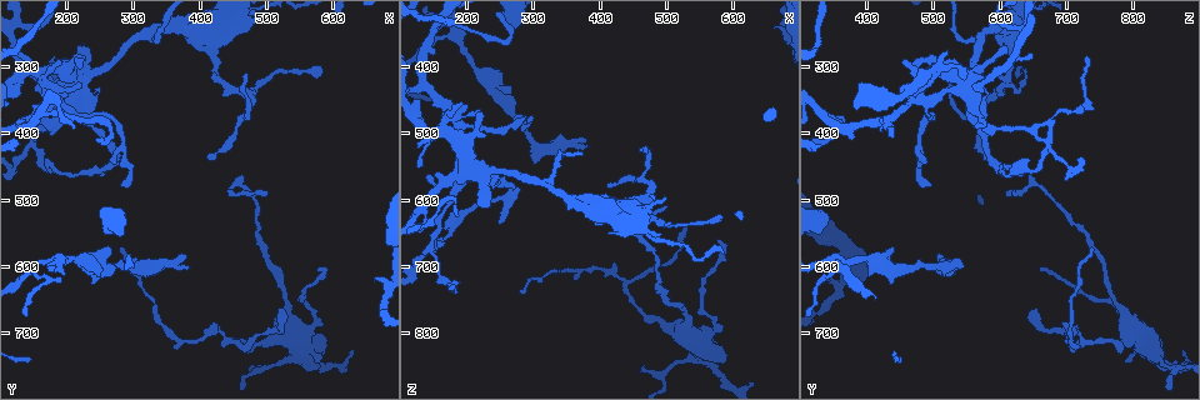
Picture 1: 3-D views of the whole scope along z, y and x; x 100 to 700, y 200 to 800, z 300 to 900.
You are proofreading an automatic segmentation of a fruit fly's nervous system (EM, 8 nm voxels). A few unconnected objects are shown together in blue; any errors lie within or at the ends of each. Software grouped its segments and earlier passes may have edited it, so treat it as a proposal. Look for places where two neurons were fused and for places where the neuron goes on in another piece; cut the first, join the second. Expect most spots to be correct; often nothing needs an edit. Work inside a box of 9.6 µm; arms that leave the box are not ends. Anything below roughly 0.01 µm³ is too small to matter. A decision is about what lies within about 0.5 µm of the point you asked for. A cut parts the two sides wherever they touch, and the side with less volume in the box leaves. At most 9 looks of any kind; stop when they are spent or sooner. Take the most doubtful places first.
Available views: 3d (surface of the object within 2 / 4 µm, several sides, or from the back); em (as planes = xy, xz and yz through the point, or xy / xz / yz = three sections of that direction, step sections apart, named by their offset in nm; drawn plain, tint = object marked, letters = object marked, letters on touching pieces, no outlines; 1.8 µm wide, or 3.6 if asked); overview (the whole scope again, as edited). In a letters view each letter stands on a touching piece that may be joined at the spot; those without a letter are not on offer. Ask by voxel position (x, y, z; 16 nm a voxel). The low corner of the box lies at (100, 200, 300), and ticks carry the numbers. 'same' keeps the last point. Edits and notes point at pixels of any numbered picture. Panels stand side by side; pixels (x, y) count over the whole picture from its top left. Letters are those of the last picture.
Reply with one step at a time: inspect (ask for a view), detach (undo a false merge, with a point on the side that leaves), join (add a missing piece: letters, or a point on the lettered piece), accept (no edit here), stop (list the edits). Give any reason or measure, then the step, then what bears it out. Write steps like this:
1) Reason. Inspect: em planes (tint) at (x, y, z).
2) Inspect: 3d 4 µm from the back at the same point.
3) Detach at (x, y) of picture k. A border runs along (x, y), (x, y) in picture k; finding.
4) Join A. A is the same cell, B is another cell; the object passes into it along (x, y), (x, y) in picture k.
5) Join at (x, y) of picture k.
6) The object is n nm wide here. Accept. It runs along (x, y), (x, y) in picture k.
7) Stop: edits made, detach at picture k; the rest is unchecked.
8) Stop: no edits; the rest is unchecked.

Thick turns thin. Inspect: em yz step 8 (tint) at (185, 355, 490).

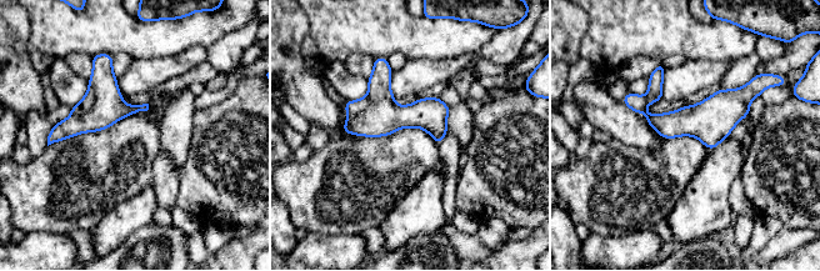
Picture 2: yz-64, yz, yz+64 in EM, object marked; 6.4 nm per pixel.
Another direction. Inspect: em planes (tint) at the same point.

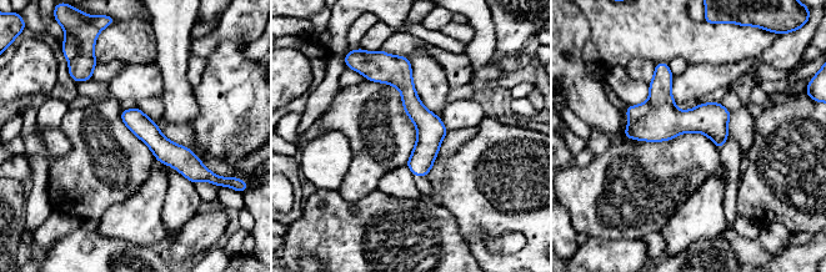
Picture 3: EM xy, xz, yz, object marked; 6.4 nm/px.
Inspect: em planes (letters) at the same point.

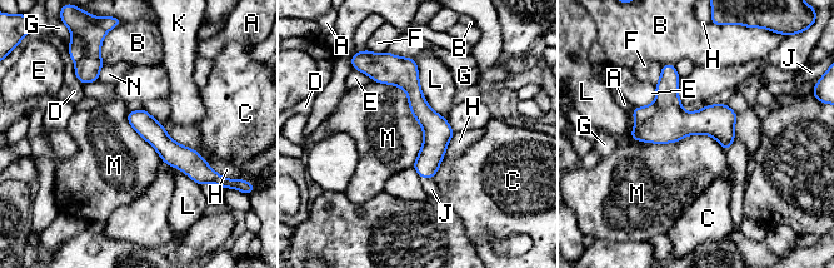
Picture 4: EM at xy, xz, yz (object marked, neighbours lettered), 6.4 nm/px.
Detach at (640, 114) of picture 4. A, B, C, D, E, F, G, H, J, K, L, M and N are other cells; a border runs along (654, 102), (654, 114), (637, 124) in picture 4; a second neuron is stuck on.

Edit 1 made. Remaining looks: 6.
Free end. Inspect: em xz step 8 (tint) at (260, 575, 440).

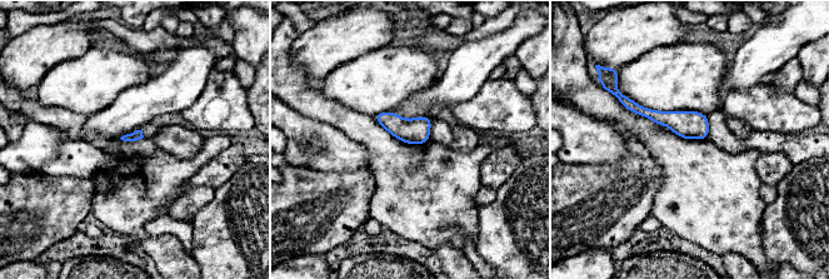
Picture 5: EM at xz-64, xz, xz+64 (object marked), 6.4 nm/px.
Another direction. Inspect: em planes (letters) at the same point.

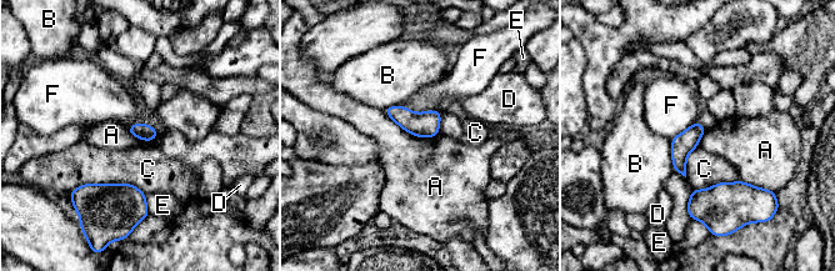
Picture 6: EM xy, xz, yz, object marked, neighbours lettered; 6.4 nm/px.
The object is 100 nm wide here; the longest contact is with C, 460 nm. Accept. A, B, C, D, E and F are other cells; no lettered piece goes on from it.

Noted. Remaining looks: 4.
Branch stops here. Inspect: 3d 2 µm at (285, 570, 735).

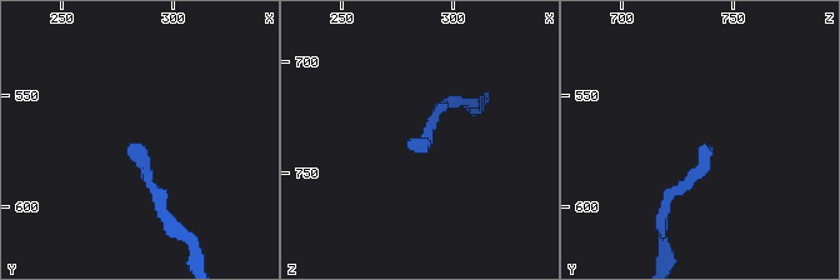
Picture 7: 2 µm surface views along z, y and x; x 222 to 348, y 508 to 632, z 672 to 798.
Inspect: em planes (tint) at (284, 570, 736).

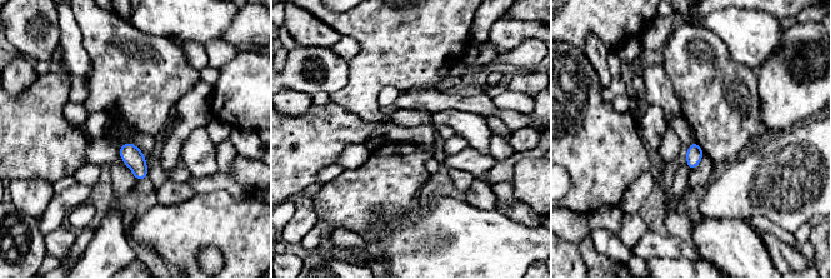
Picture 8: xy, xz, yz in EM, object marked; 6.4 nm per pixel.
See the neighbours. Inspect: em planes (letters) at the same point.

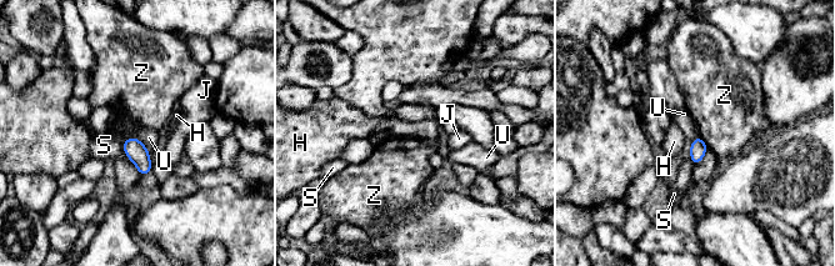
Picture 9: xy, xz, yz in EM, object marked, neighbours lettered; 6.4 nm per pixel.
Accept. H, J, S, U and Z are other cells; none of them fits.

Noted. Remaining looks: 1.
Stop: edits made, detach at picture 4; the rest is unchecked.

